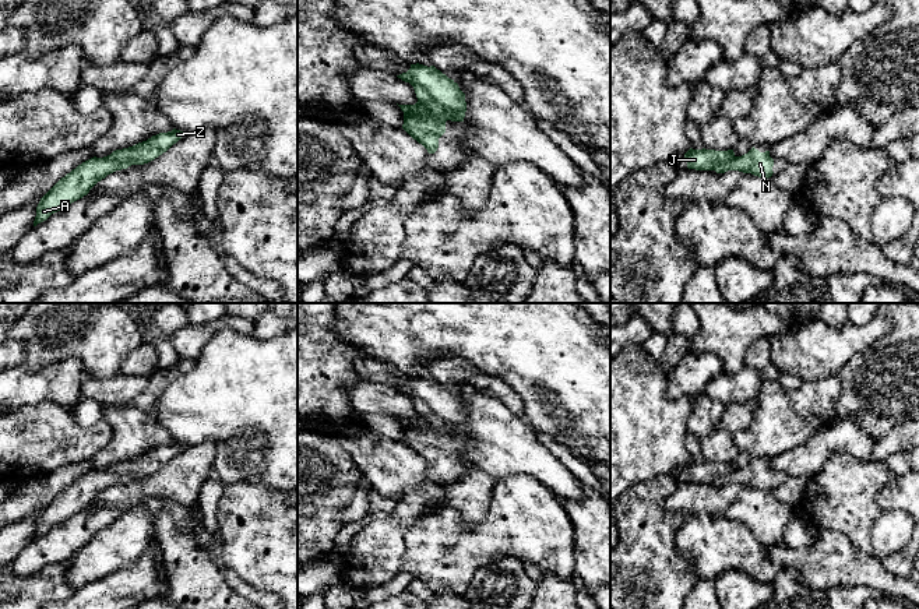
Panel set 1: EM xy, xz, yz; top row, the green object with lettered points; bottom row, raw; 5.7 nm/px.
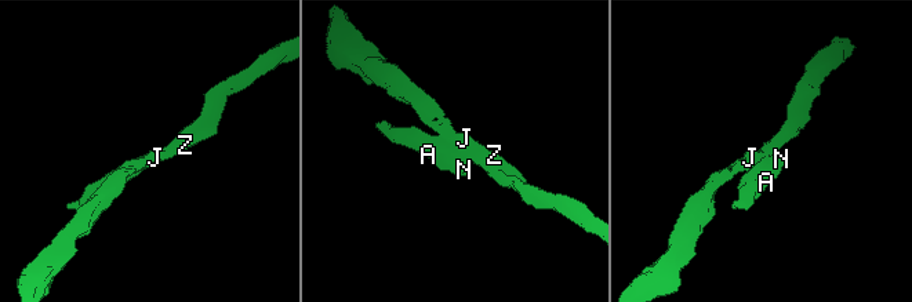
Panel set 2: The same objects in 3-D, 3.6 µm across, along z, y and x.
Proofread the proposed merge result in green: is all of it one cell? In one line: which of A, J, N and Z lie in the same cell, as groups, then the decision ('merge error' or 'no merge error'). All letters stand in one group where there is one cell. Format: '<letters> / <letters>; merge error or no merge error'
A N / J Z; merge error

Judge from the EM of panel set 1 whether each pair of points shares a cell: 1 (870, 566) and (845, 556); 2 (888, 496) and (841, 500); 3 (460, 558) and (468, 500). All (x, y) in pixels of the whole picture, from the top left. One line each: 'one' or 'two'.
1: one
2: two
3: two

